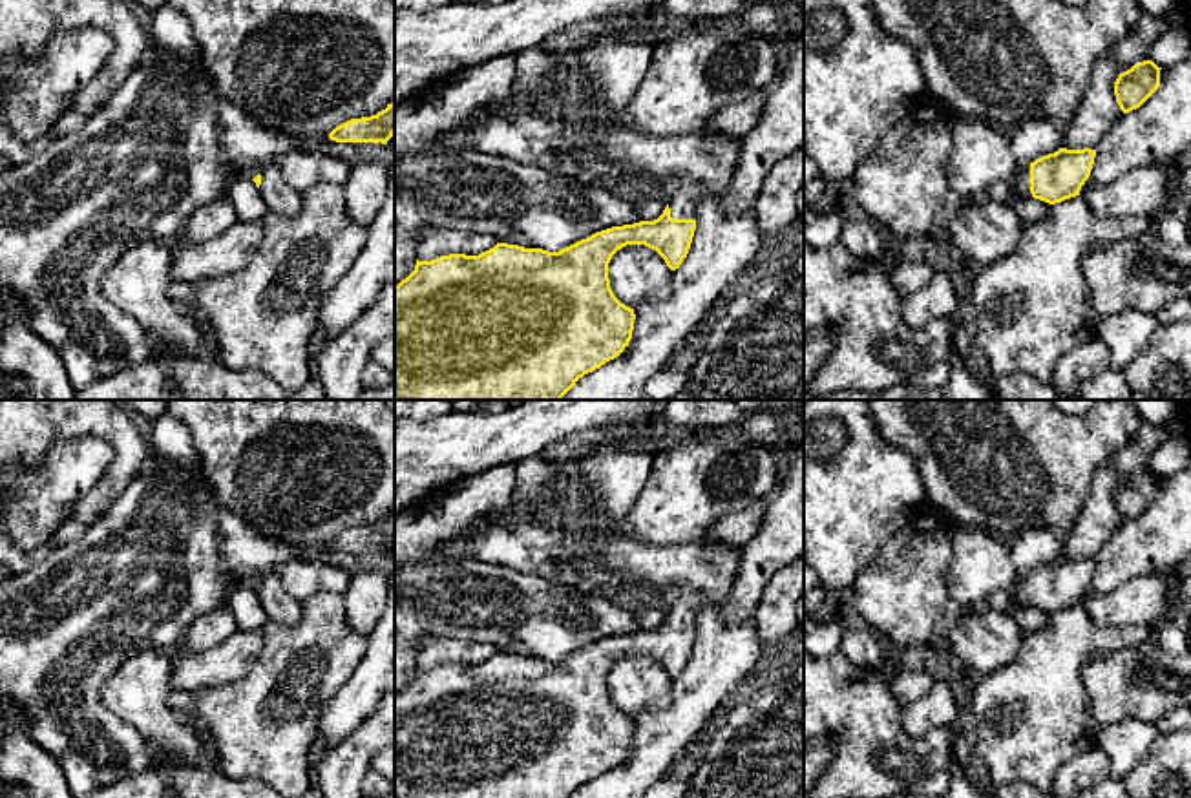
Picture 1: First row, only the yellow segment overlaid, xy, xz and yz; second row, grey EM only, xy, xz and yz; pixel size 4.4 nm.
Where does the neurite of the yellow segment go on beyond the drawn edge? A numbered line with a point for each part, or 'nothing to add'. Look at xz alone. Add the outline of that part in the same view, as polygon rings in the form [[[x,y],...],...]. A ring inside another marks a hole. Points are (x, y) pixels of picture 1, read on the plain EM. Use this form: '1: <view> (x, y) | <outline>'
1: xz (684, 608) | [[[678,593],[669,604],[669,617],[672,628],[696,628],[698,614],[701,608],[701,595]]]

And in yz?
1: yz (1020, 594) | [[[1030,573],[1016,579],[1016,584],[1010,592],[997,599],[999,604],[1014,603],[1016,606],[1032,606],[1030,603]]]

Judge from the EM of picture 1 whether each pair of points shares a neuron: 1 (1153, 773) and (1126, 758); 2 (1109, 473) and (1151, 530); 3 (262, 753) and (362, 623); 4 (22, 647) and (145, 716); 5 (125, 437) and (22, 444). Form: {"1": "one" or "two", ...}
{"1": "two", "2": "two", "3": "two", "4": "two", "5": "one"}

